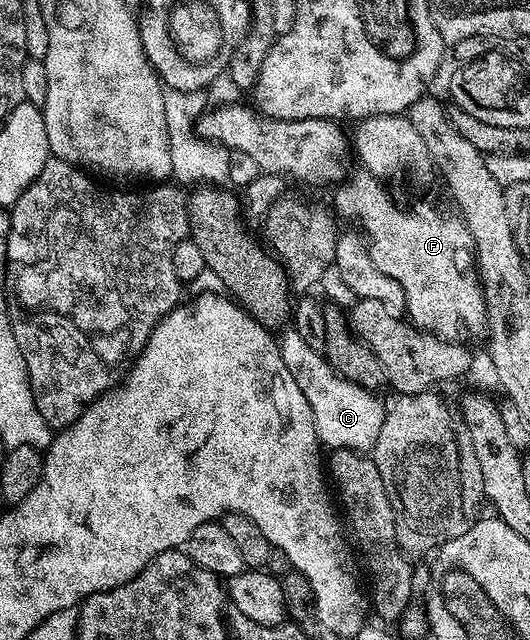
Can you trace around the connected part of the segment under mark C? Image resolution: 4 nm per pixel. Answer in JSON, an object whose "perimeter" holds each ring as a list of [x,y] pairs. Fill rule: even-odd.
{"perimeter":[[[293,329],[284,330],[283,333],[283,339],[281,335],[278,340],[279,352],[289,373],[293,373],[293,381],[297,381],[301,393],[305,393],[305,401],[309,401],[320,444],[328,449],[347,448],[362,453],[370,452],[381,433],[385,403],[383,407],[374,390],[337,374],[327,364],[322,351],[315,351],[305,345],[301,333]]]}

